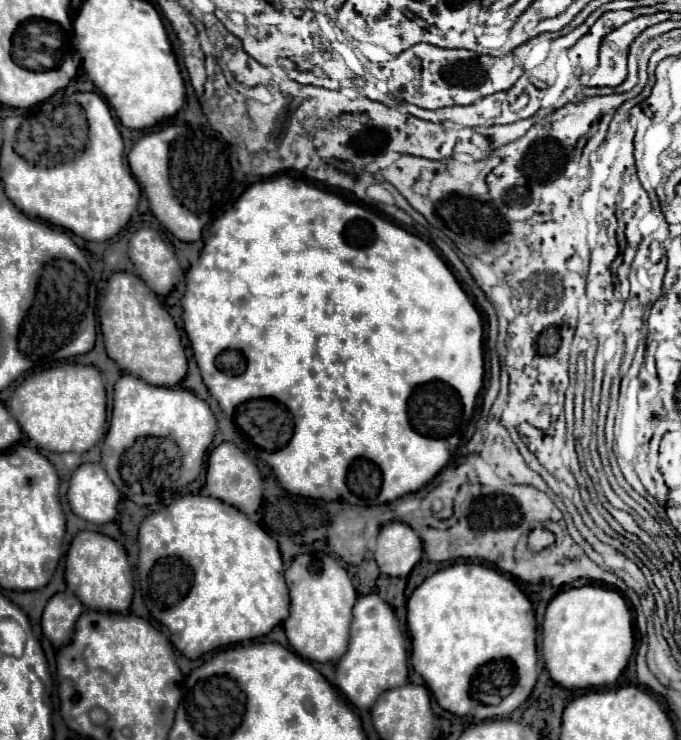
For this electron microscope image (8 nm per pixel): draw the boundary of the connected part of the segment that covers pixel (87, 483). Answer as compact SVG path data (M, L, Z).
M83 463L71 477L67 499L73 513L79 515L81 519L91 523L107 523L107 521L113 521L117 515L119 489L109 481L105 469L99 463Z

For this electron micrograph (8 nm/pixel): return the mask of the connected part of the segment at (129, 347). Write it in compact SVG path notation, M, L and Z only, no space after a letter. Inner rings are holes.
M113 273L99 307L99 323L107 355L123 367L123 373L139 375L151 385L173 387L187 373L187 359L179 331L158 296L133 273Z

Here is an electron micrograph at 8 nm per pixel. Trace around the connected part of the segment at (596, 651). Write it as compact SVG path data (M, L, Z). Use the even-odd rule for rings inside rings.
M599 585L561 591L545 611L541 653L551 679L567 689L615 683L633 653L633 619L623 595Z

